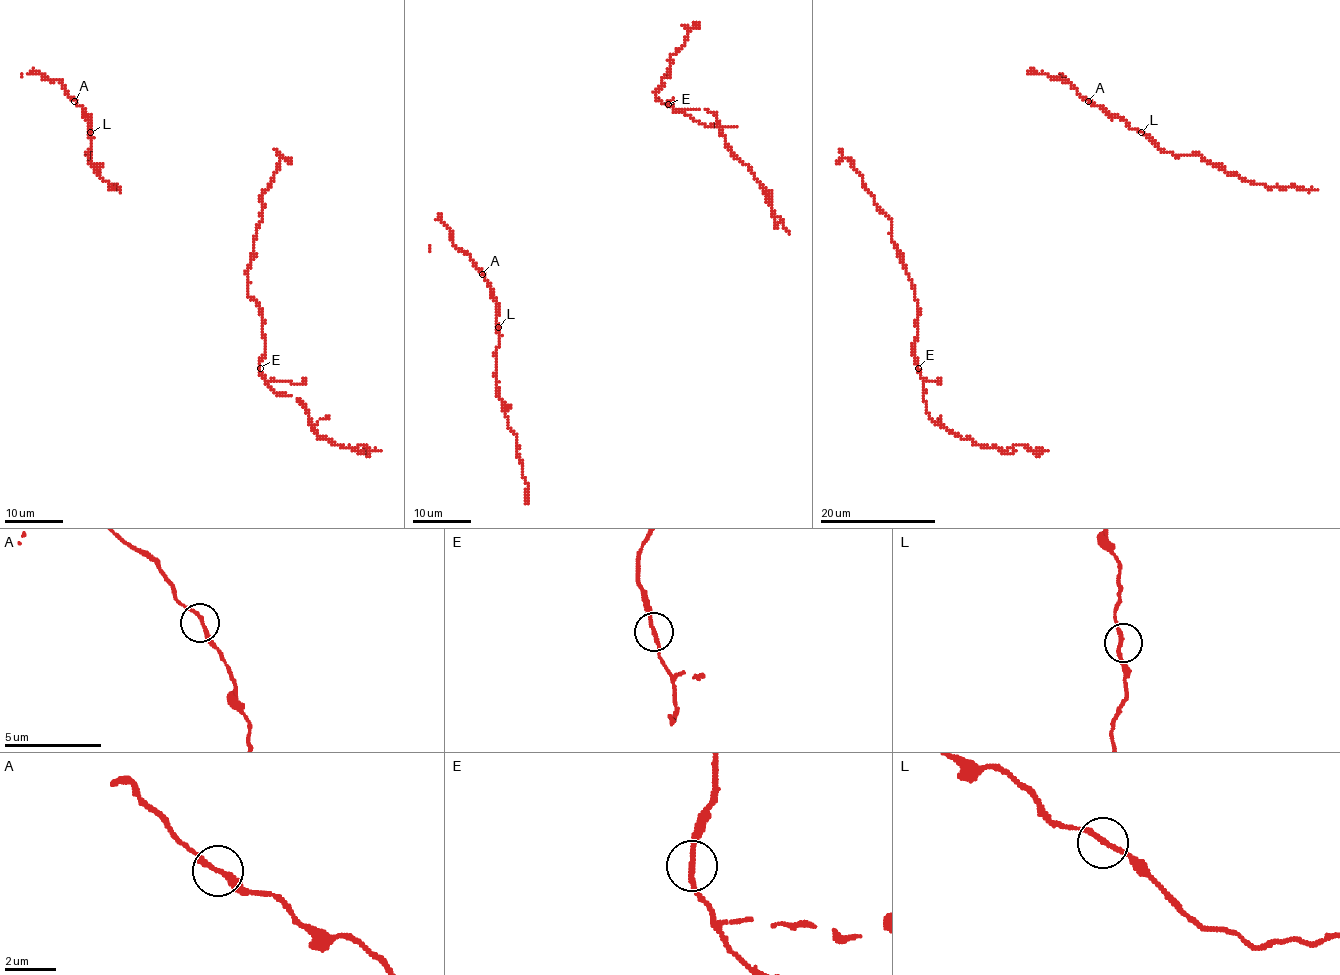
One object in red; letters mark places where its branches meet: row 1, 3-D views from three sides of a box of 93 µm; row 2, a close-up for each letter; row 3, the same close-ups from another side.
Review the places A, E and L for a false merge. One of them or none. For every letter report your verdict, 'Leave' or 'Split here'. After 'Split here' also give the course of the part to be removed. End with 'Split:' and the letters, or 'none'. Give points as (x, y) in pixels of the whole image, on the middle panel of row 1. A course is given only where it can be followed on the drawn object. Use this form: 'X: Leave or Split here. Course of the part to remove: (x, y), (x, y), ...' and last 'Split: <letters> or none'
A: Leave
E: Leave
L: Leave
Split: none

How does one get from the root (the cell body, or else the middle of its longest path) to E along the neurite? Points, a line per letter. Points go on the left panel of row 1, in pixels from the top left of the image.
E: (257, 225), (247, 277), (248, 295), (258, 306), (263, 319), (264, 356), (260, 367)

